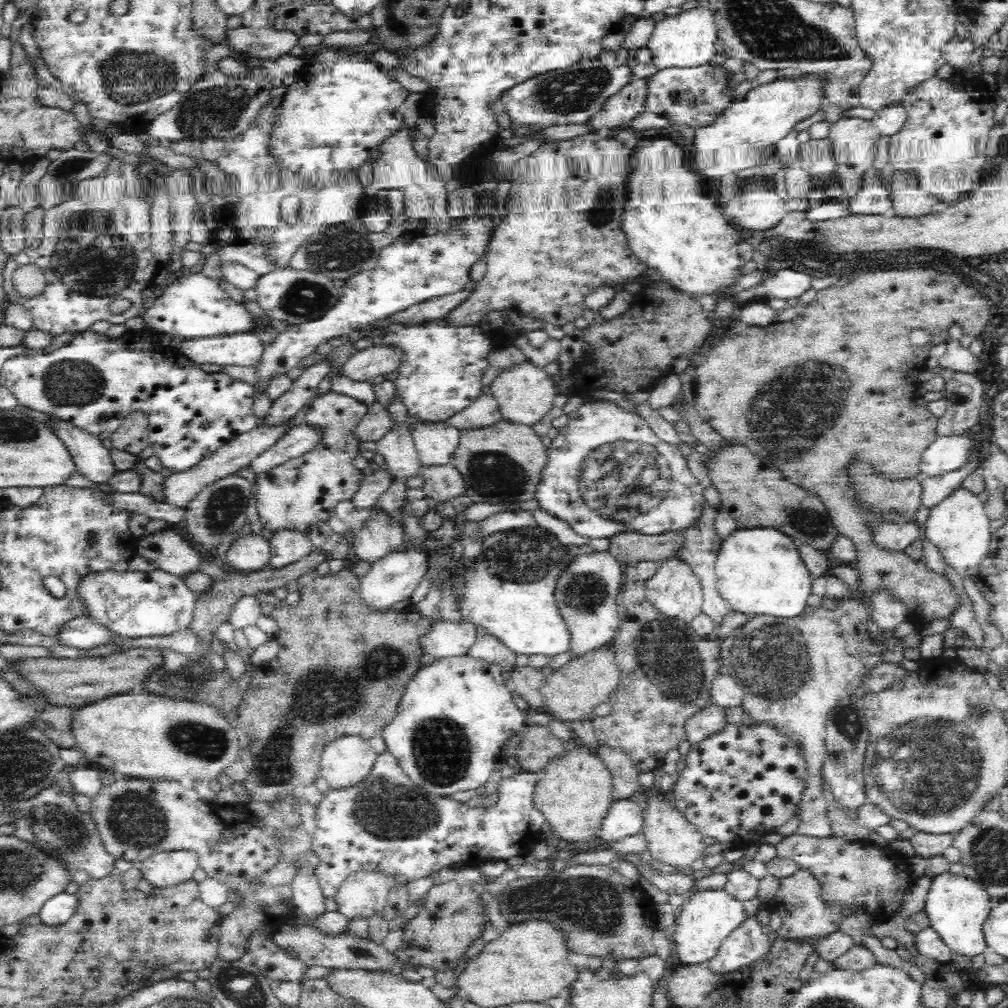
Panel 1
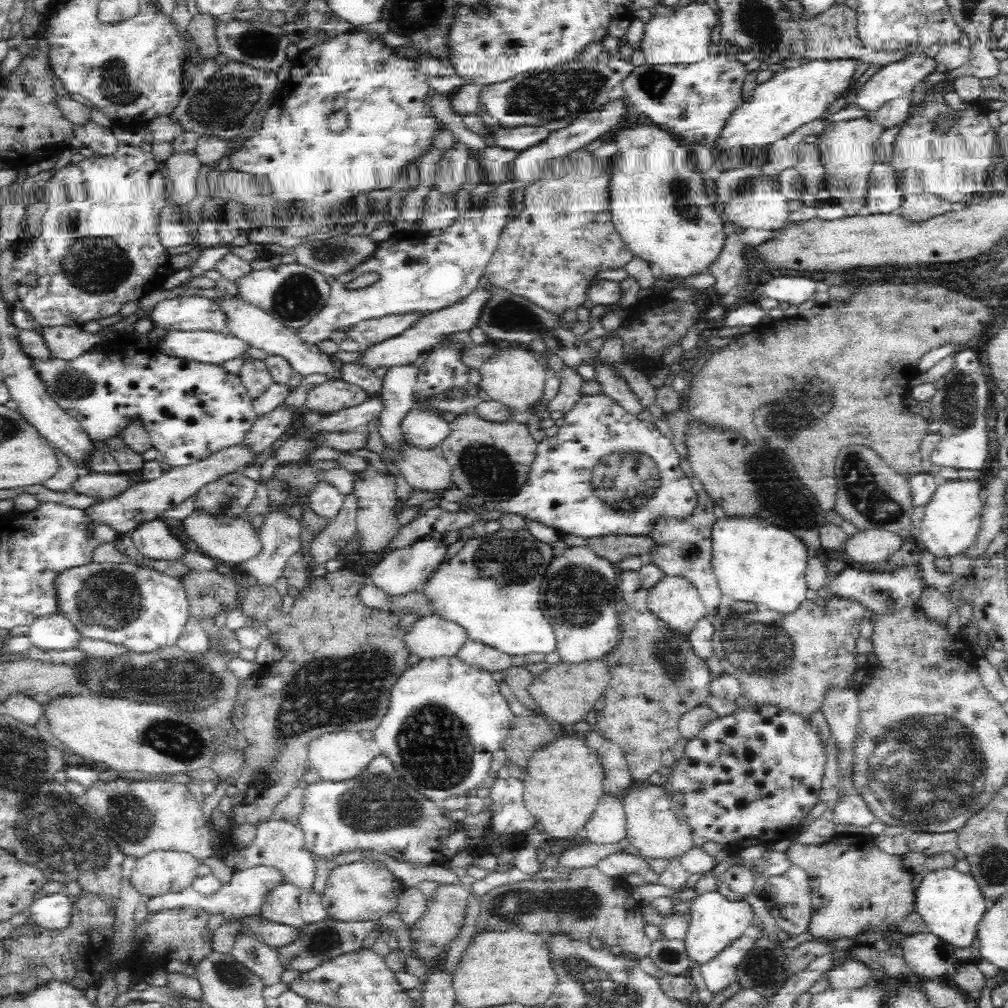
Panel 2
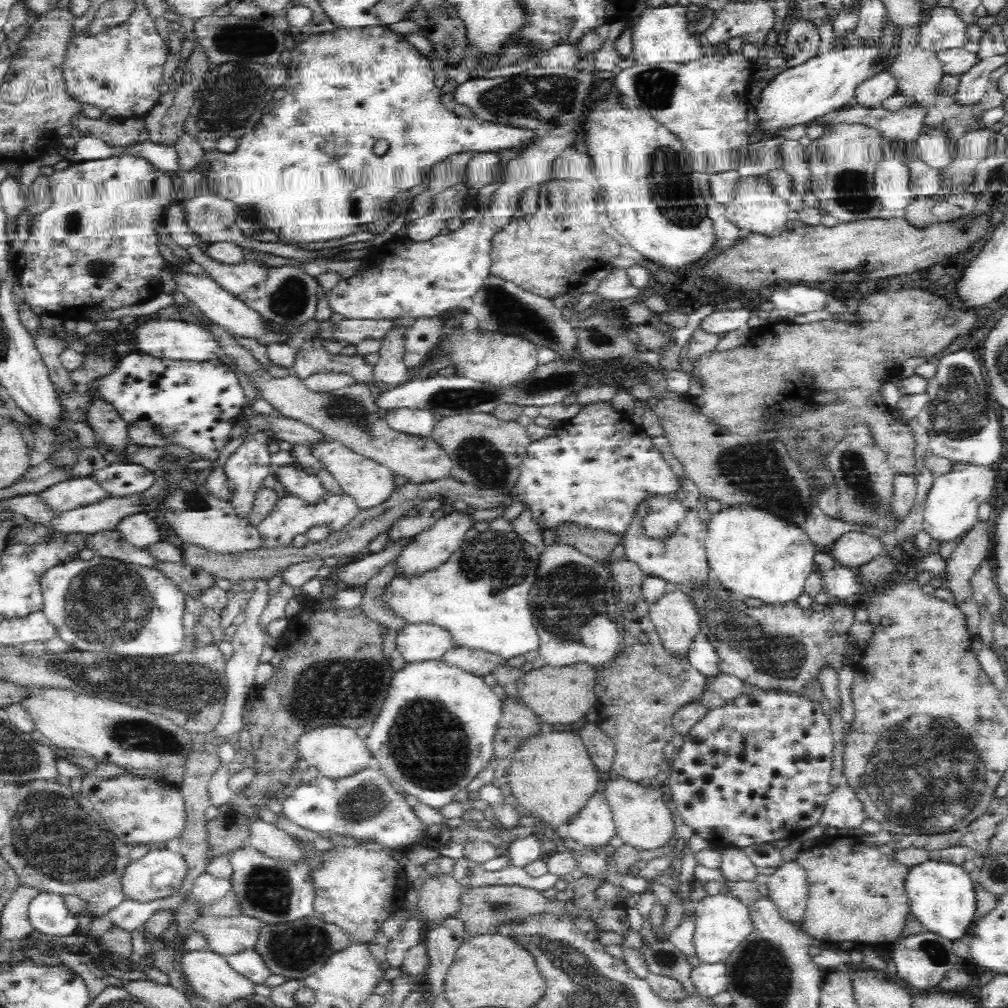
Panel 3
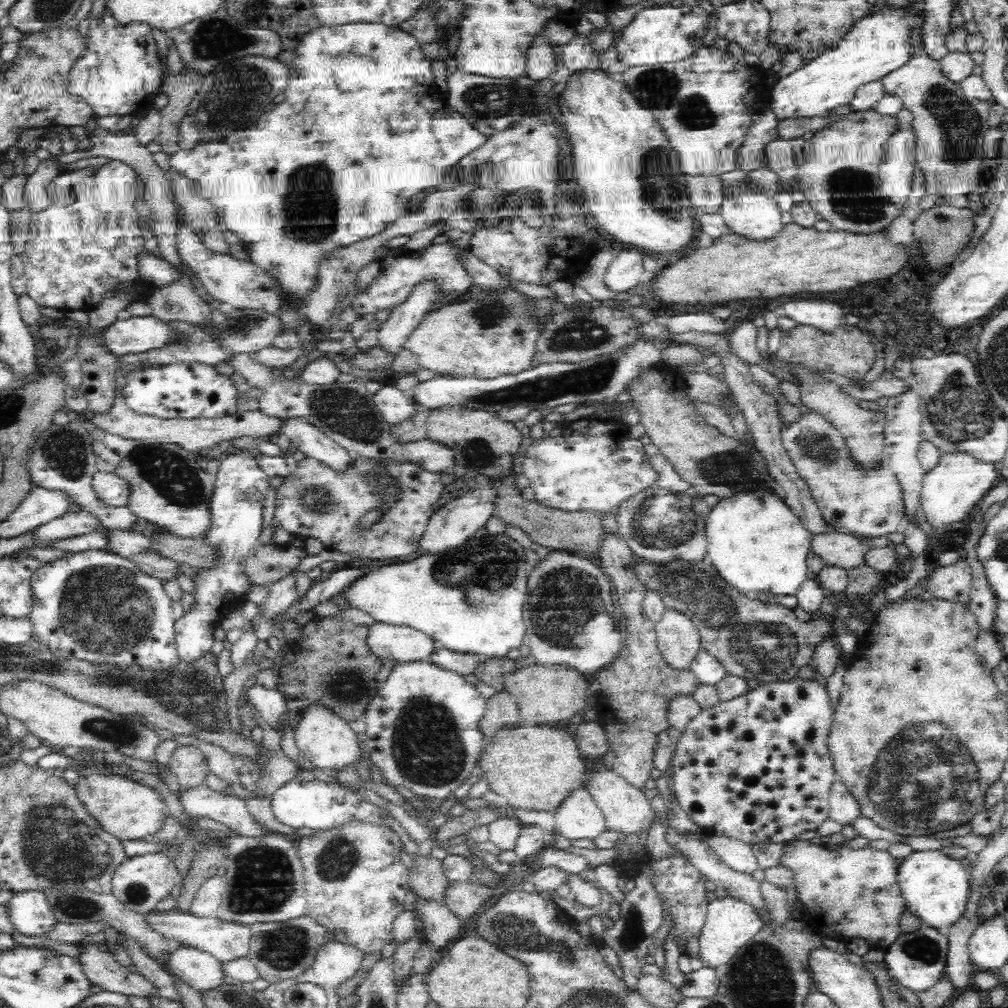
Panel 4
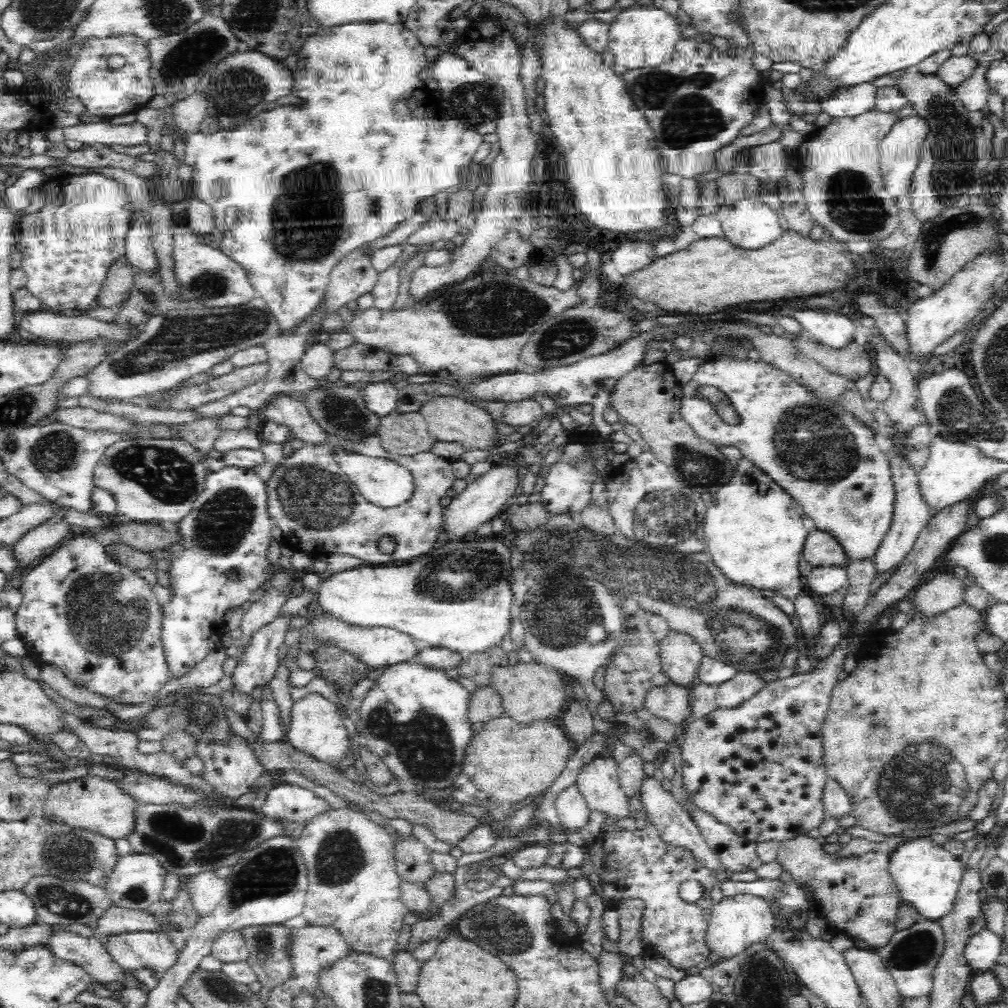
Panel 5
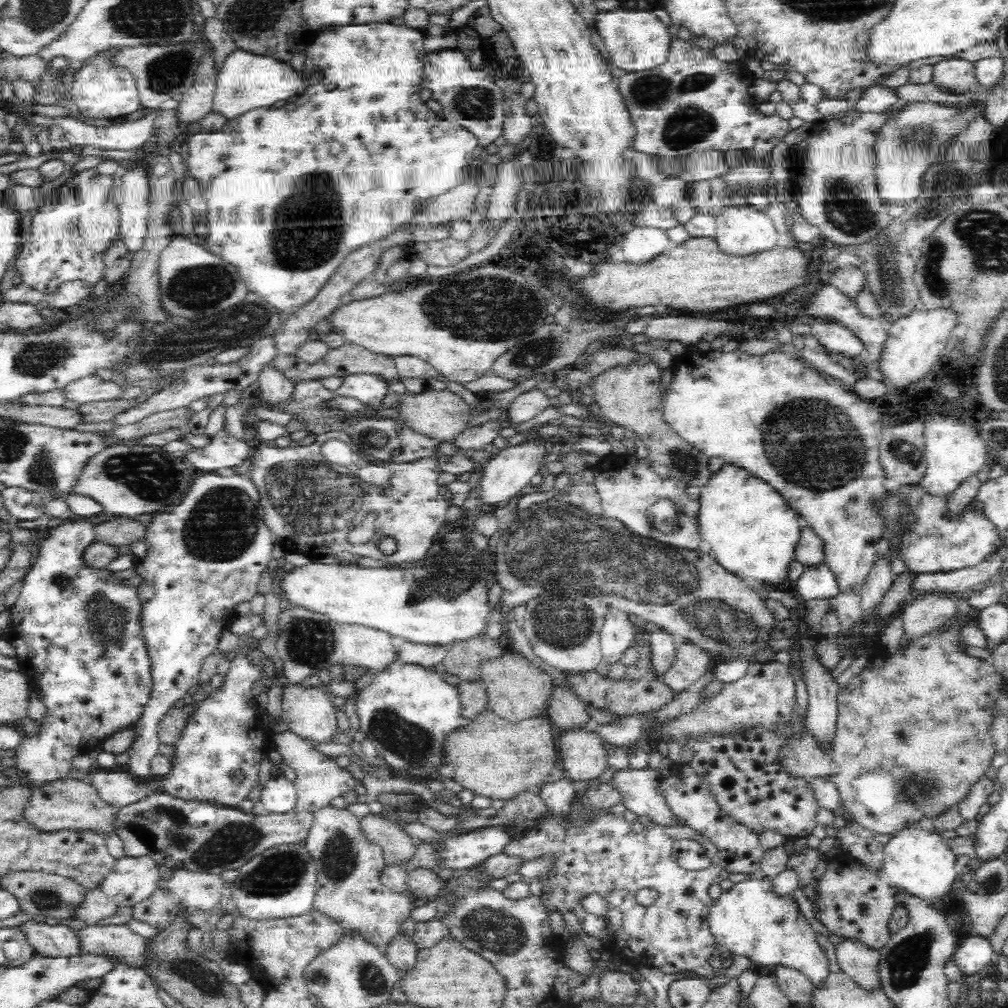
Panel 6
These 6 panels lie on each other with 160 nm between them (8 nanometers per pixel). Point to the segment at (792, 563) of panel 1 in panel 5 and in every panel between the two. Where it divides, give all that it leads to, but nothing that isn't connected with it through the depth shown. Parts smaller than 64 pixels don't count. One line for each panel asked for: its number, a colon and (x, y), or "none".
2: (754, 562)
3: (754, 554)
4: (757, 544)
5: (755, 537)

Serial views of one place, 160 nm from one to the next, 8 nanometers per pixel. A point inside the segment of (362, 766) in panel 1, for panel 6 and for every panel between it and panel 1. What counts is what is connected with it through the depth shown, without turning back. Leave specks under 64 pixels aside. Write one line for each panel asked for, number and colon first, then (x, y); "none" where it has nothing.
2: (339, 756)
3: (336, 752)
4: (328, 742)
5: (315, 727)
6: (308, 712)

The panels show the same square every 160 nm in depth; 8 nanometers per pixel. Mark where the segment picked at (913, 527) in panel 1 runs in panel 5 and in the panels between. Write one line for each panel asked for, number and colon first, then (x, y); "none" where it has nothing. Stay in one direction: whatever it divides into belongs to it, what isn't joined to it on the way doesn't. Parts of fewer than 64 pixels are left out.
2: (874, 545)
3: (853, 549)
4: (842, 549)
5: (821, 549)

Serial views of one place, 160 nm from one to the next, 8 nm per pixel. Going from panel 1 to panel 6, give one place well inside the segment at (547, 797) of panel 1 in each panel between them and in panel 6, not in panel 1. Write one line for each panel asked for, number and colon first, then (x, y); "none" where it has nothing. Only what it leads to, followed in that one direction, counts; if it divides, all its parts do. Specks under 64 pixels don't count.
2: (563, 784)
3: (552, 776)
4: (536, 768)
5: (509, 763)
6: (492, 757)

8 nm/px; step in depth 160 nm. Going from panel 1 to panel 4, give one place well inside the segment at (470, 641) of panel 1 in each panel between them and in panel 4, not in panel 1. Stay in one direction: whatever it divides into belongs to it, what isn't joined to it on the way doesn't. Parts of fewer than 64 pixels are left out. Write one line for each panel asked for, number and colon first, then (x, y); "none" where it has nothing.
2: (432, 636)
3: (418, 642)
4: (403, 644)

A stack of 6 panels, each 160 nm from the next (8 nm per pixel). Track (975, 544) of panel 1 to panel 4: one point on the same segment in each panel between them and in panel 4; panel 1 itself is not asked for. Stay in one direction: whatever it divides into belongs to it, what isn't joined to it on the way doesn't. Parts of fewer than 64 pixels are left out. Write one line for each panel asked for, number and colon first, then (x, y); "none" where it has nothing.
2: (951, 520)
3: (951, 509)
4: (949, 492)

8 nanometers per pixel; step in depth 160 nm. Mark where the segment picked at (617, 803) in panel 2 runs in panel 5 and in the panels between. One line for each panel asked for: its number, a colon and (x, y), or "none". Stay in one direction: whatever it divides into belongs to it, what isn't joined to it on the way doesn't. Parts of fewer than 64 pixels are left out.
3: (594, 826)
4: (579, 818)
5: (573, 812)

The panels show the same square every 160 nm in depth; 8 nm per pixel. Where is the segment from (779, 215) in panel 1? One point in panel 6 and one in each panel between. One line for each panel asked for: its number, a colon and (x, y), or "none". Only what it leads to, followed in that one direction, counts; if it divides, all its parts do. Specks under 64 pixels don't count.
2: (762, 206)
3: (756, 207)
4: (750, 213)
5: (750, 224)
6: (741, 230)

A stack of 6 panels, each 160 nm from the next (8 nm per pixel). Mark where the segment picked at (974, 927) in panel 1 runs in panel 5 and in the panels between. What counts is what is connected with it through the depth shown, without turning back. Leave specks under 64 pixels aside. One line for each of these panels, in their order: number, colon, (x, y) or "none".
2: (951, 903)
3: (942, 897)
4: (935, 887)
5: (928, 877)

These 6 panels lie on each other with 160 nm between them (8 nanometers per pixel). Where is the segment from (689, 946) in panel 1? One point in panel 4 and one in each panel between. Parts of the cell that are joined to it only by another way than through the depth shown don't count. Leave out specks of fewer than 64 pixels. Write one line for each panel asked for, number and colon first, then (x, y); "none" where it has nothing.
2: (715, 921)
3: (722, 922)
4: (730, 923)

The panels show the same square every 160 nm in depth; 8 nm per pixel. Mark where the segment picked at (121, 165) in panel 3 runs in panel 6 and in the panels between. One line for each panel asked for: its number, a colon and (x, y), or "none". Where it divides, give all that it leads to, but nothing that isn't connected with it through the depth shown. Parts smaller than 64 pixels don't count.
4: (86, 245)
5: (68, 247)
6: (69, 239)

